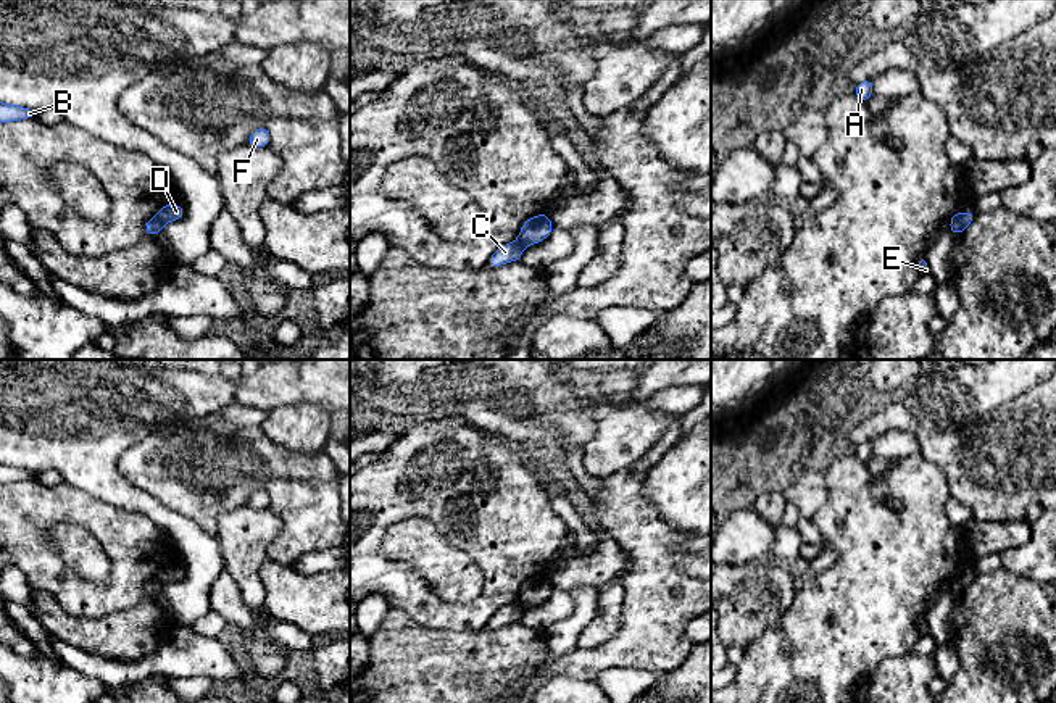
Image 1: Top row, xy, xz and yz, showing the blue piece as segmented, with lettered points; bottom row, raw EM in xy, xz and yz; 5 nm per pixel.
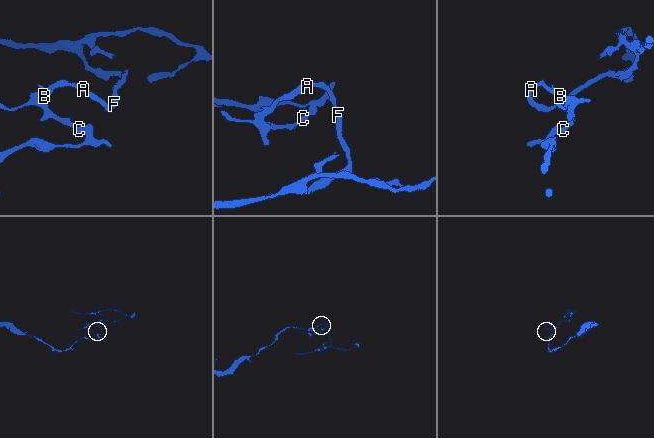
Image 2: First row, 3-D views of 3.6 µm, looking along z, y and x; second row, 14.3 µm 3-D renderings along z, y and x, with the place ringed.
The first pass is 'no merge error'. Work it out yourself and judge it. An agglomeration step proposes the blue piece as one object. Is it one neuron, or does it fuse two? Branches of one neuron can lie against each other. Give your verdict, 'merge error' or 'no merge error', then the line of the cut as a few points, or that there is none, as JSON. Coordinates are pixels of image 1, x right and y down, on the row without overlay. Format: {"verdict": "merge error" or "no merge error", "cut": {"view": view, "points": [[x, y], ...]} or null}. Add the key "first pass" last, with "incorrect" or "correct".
{"verdict": "merge error", "cut": {"view": "xy", "points": [[155, 578], [162, 586]]}, "first pass": "incorrect"}

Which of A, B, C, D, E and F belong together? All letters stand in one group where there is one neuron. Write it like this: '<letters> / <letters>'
A B C F / D E

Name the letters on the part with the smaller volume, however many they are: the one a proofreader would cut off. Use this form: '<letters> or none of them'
A, B, C, F

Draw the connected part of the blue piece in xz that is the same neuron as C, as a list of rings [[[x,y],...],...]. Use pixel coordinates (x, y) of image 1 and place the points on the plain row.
[[[518,601],[503,606],[501,609],[498,609],[489,621],[490,629],[498,629],[505,624],[511,624],[511,622],[519,622],[522,621],[522,605]]]

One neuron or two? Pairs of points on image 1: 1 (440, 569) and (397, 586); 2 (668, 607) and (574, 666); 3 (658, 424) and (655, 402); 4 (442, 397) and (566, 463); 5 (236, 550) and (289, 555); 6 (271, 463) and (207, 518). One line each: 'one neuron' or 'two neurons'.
1: two neurons
2: one neuron
3: two neurons
4: two neurons
5: two neurons
6: one neuron

